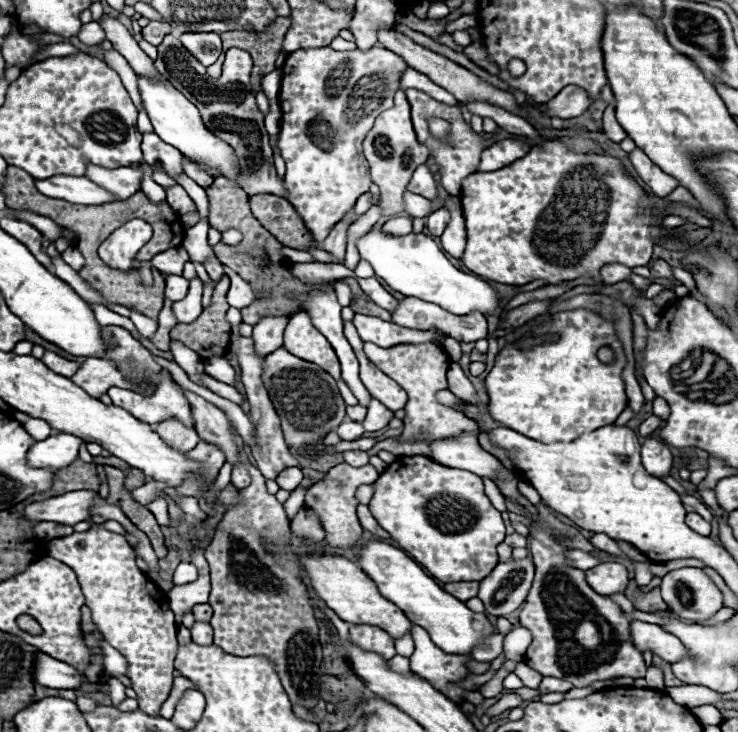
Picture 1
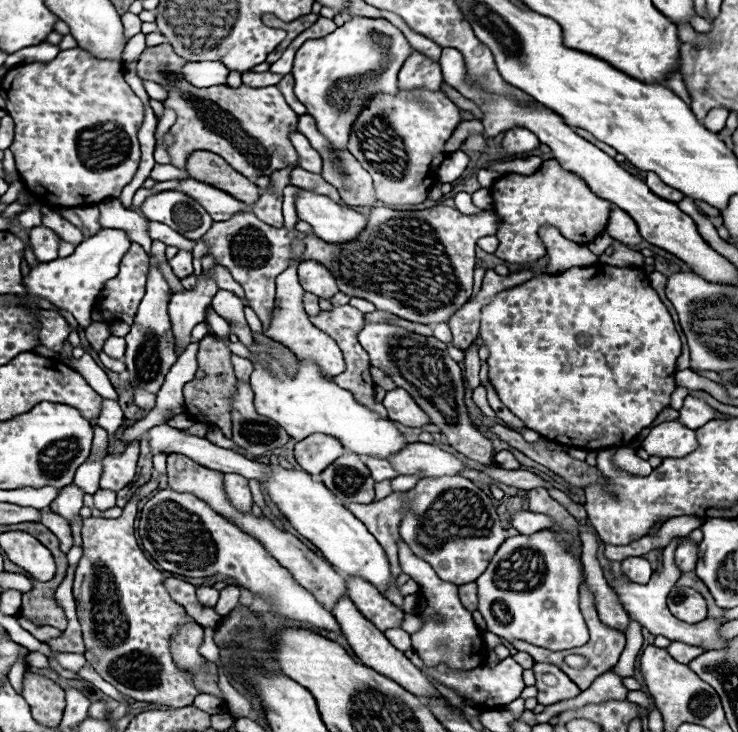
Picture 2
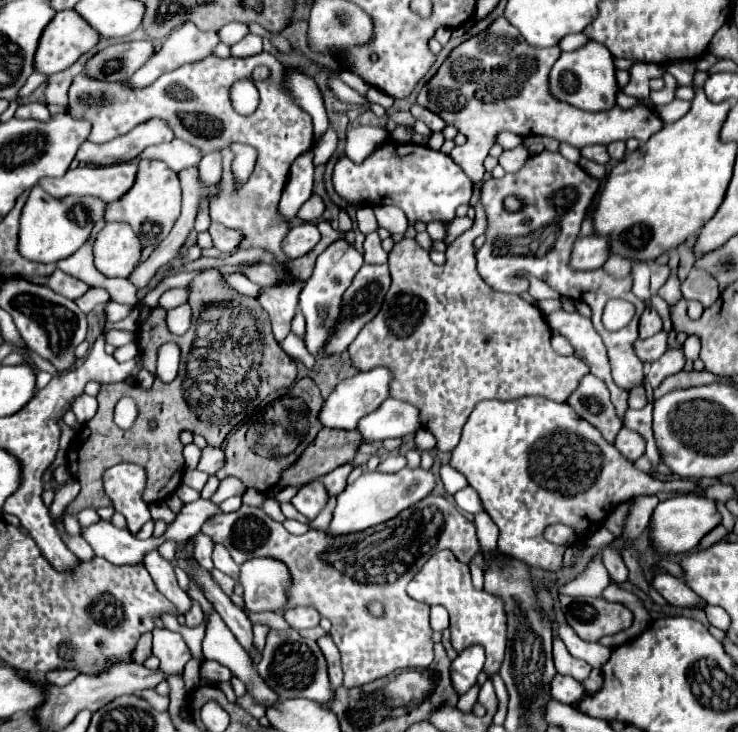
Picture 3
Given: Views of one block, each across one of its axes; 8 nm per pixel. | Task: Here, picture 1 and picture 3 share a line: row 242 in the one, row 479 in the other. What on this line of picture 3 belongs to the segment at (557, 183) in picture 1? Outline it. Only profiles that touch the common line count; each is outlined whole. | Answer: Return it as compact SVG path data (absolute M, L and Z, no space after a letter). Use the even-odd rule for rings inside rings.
M522 396L522 398L516 398L516 400L506 400L506 402L504 402L504 400L484 400L484 402L480 402L480 404L474 408L474 412L470 414L470 418L468 418L464 430L462 430L460 444L452 450L450 466L456 468L460 474L464 474L466 480L468 480L468 484L480 494L480 500L482 500L482 504L484 504L484 512L492 518L492 522L494 522L494 524L498 526L498 530L500 530L498 550L500 550L502 554L510 554L510 556L514 556L514 558L524 560L524 562L530 564L530 566L540 566L540 568L544 568L544 570L558 570L558 568L562 566L562 556L564 556L564 550L566 550L564 546L556 546L556 544L552 544L552 542L548 542L548 540L544 538L544 528L546 528L546 526L560 522L560 524L574 526L576 532L578 532L578 536L588 536L590 532L594 532L594 530L598 530L598 528L602 526L604 518L608 516L608 512L610 512L616 504L622 504L622 502L632 500L632 498L636 498L636 496L648 496L648 494L658 494L658 492L672 492L672 490L676 490L676 492L690 492L690 490L694 490L694 482L690 482L690 480L662 482L662 480L654 478L652 474L640 472L640 470L634 466L634 462L630 462L628 458L624 458L624 456L616 450L614 444L606 442L606 440L602 438L602 434L600 434L594 426L590 426L590 422L586 422L584 418L580 418L580 416L572 410L570 404L566 404L566 402L554 402L554 400L548 400L548 398L542 398L542 396Z

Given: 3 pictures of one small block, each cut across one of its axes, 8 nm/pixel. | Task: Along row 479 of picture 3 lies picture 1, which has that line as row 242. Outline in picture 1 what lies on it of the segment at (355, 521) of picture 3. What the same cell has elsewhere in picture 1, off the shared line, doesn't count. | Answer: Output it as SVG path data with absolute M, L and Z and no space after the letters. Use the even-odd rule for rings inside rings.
M370 230L358 240L358 250L360 258L372 264L376 276L380 276L392 290L404 296L438 304L444 310L460 316L470 312L492 316L500 308L498 292L484 278L460 272L456 266L452 266L438 244L426 234L386 236L382 230Z

